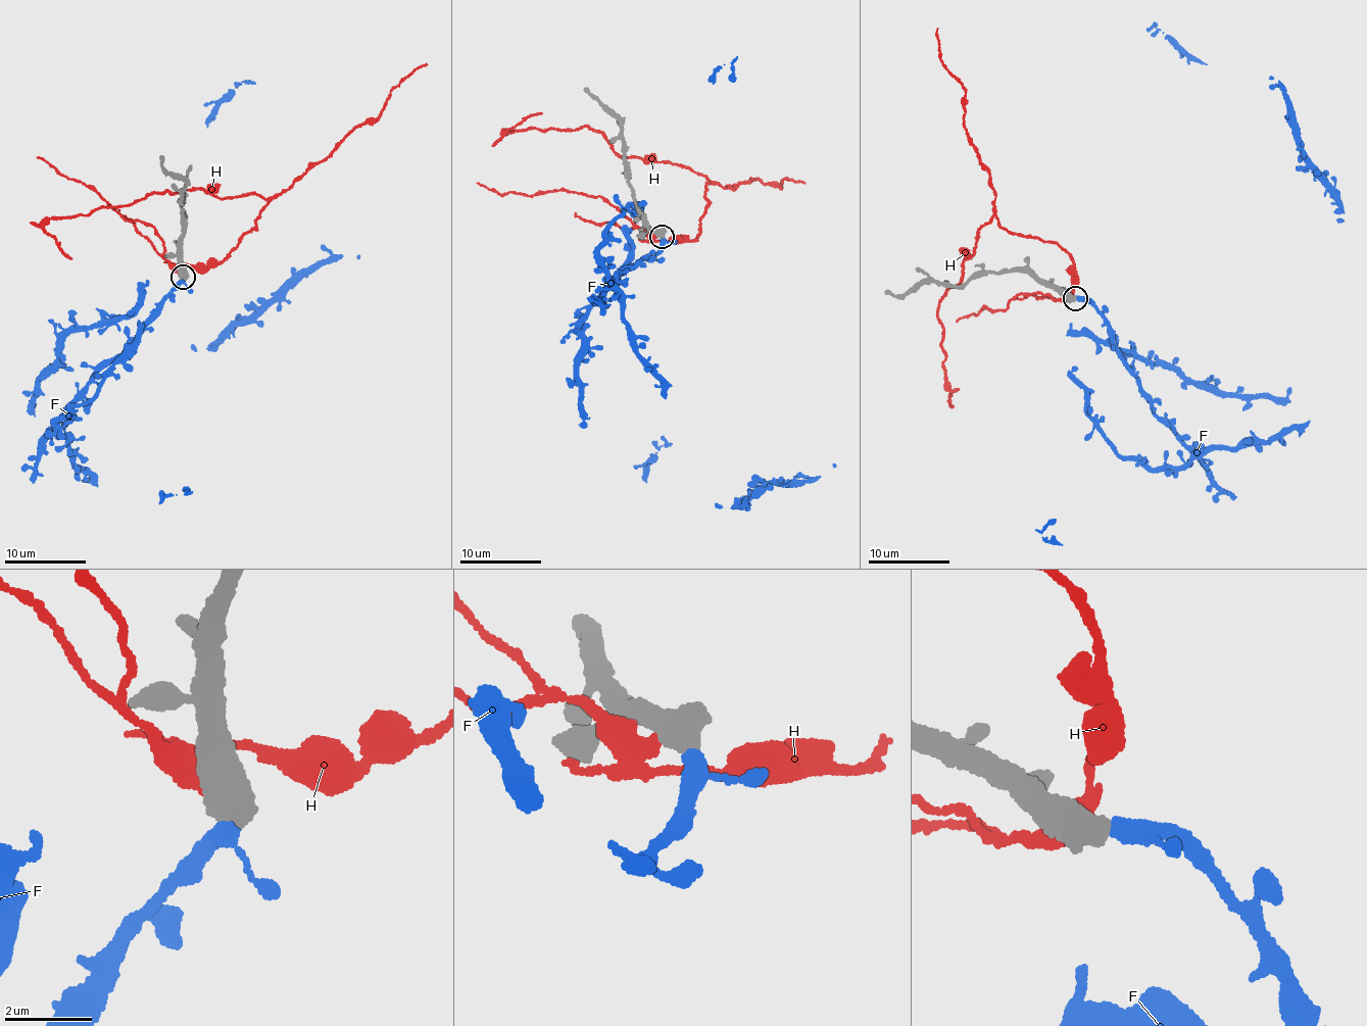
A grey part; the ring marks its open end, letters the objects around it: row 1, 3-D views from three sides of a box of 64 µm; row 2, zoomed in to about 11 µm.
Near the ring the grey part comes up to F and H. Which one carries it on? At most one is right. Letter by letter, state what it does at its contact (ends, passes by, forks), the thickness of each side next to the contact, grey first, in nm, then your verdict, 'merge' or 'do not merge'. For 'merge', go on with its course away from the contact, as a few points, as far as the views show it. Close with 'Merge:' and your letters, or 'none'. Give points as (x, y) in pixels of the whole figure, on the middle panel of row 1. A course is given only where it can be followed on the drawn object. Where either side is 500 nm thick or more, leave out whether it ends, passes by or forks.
F: 700/320 nm | merge
H: 850/360 nm | do not merge
Merge: F

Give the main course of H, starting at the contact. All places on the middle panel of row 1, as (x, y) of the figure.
H: (656, 234), (655, 240), (696, 238), (708, 198), (704, 177), (621, 156), (588, 127), (504, 132), (542, 113)

